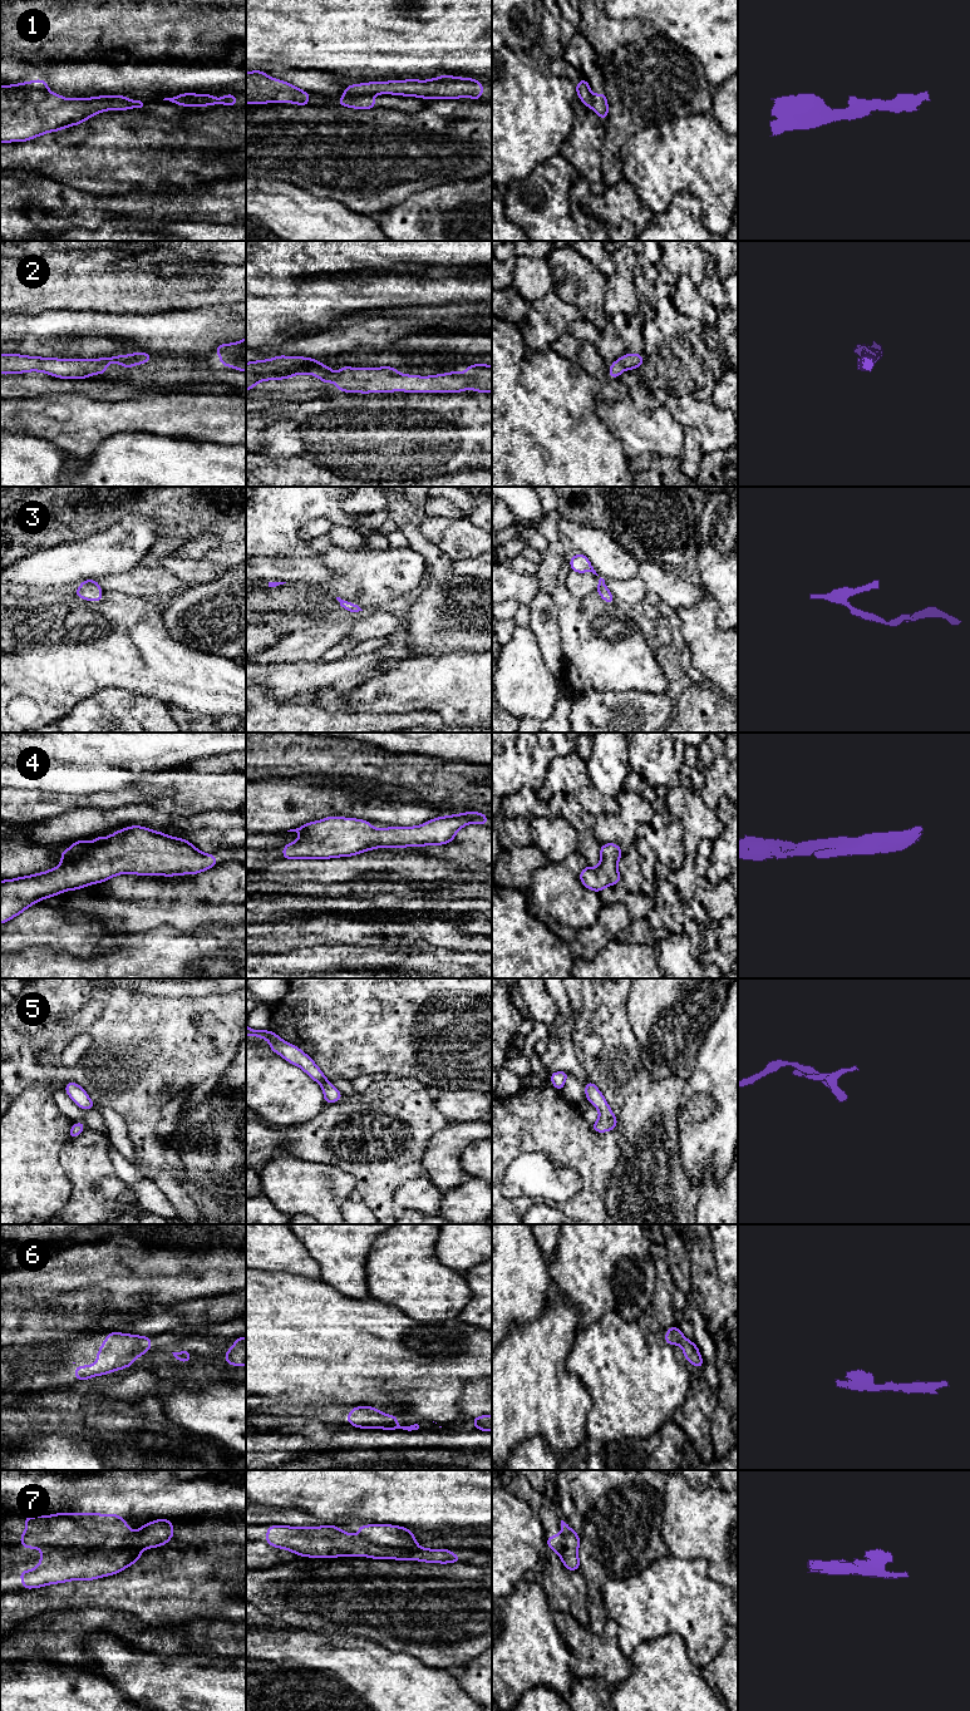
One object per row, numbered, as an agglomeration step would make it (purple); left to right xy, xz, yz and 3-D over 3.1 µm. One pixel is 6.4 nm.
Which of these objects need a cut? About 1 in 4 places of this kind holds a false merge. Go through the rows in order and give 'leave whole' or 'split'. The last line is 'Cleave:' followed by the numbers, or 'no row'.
1: split
2: leave whole
3: leave whole
4: leave whole
5: leave whole
6: leave whole
7: split
Cleave: 1, 7

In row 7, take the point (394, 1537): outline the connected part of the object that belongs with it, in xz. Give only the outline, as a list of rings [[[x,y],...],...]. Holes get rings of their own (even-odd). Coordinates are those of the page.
[[[360,1524],[359,1537],[378,1545],[385,1545],[394,1549],[413,1549],[418,1547],[414,1530],[410,1532],[405,1527],[395,1527],[392,1524]]]

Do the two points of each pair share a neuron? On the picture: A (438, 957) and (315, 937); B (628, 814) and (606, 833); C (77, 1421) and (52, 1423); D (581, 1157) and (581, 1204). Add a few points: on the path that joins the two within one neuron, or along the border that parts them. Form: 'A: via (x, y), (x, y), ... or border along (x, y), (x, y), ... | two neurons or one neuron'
A: border along (459, 950), (432, 946), (429, 965) | two neurons
B: via (623, 819), (611, 828) | one neuron
C: via (70, 1421), (58, 1421) | one neuron
D: via (589, 1168), (589, 1193) | one neuron

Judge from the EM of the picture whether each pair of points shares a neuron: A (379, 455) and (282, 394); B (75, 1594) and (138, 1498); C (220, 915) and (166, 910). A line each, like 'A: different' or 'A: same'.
A: different
B: different
C: same

